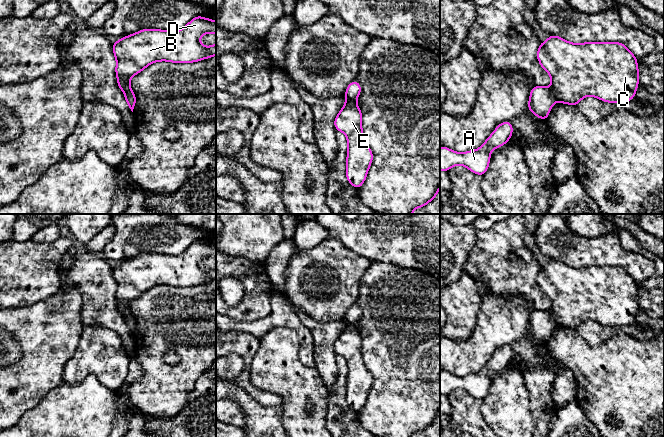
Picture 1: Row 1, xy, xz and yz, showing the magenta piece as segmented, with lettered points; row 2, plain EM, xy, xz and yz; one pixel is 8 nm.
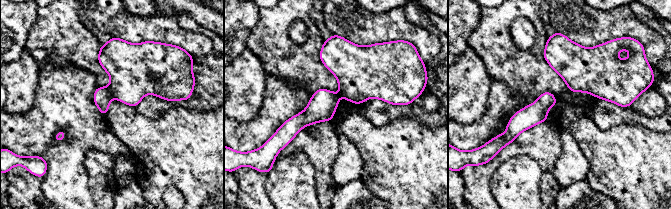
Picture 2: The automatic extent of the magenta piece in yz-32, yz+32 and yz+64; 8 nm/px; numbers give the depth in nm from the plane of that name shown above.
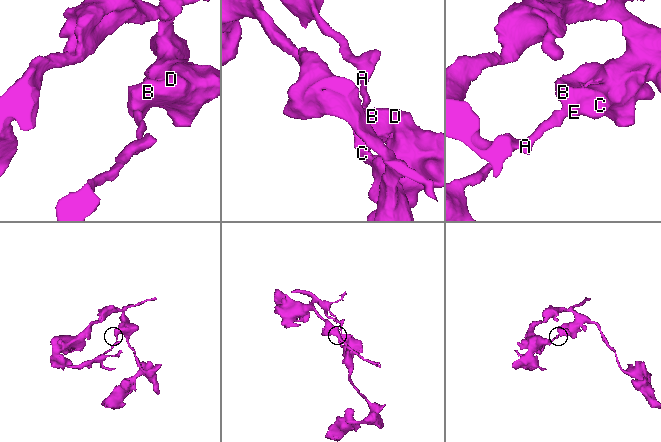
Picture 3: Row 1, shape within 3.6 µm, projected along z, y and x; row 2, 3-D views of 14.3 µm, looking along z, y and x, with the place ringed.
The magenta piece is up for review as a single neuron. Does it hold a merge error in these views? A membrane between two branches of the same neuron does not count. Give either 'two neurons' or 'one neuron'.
two neurons

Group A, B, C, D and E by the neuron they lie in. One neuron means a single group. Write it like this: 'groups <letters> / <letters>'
groups A / B C D E

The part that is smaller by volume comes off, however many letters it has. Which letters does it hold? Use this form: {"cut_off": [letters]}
{"cut_off": ["A"]}

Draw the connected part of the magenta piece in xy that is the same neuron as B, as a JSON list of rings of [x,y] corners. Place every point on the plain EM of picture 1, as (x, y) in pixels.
[[[196,240],[180,255],[142,253],[123,263],[118,263],[118,265],[112,269],[117,285],[115,296],[117,298],[118,310],[124,317],[130,316],[131,301],[157,285],[191,287],[215,280],[216,267],[212,270],[205,271],[199,266],[200,261],[206,257],[216,258],[216,245]]]

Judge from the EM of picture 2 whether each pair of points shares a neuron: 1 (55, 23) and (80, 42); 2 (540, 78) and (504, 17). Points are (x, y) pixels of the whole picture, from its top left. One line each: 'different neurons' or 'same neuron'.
1: same neuron
2: same neuron

